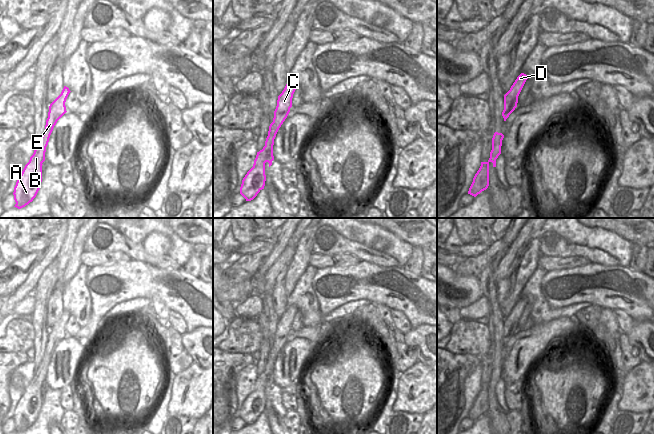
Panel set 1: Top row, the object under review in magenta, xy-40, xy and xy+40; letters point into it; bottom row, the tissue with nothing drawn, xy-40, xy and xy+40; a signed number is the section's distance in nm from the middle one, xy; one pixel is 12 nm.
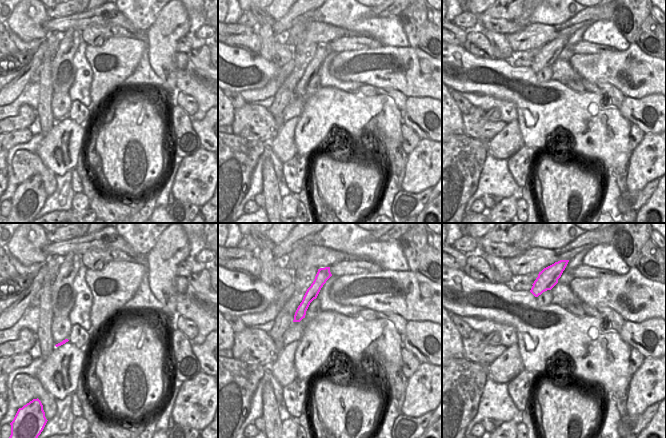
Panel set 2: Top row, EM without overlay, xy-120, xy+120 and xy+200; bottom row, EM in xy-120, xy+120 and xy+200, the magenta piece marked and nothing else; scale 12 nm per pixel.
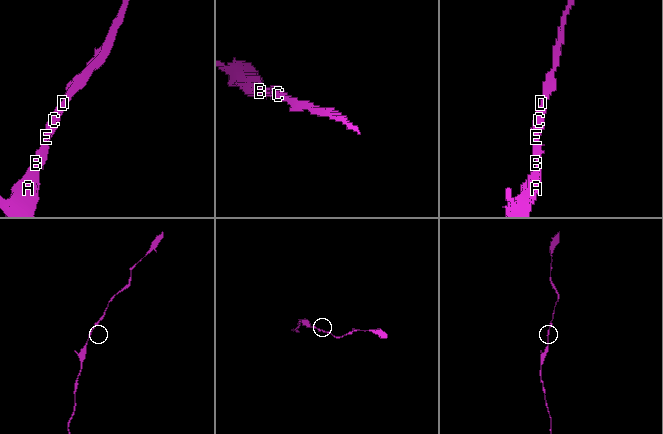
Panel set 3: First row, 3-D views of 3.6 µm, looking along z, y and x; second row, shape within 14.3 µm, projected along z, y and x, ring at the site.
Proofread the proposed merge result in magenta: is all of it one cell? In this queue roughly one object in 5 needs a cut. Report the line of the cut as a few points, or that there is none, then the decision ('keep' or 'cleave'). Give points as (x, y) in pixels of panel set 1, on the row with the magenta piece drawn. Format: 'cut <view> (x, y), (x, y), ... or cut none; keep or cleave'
cut none; keep

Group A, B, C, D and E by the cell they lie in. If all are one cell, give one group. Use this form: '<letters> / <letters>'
A B C D E

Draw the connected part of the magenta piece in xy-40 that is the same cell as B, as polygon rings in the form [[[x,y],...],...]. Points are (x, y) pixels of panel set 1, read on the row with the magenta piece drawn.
[[[64,86],[61,94],[50,104],[45,130],[41,140],[25,165],[14,187],[15,206],[21,209],[36,197],[42,182],[42,163],[45,161],[46,147],[57,121],[67,112],[65,102],[71,91]]]

